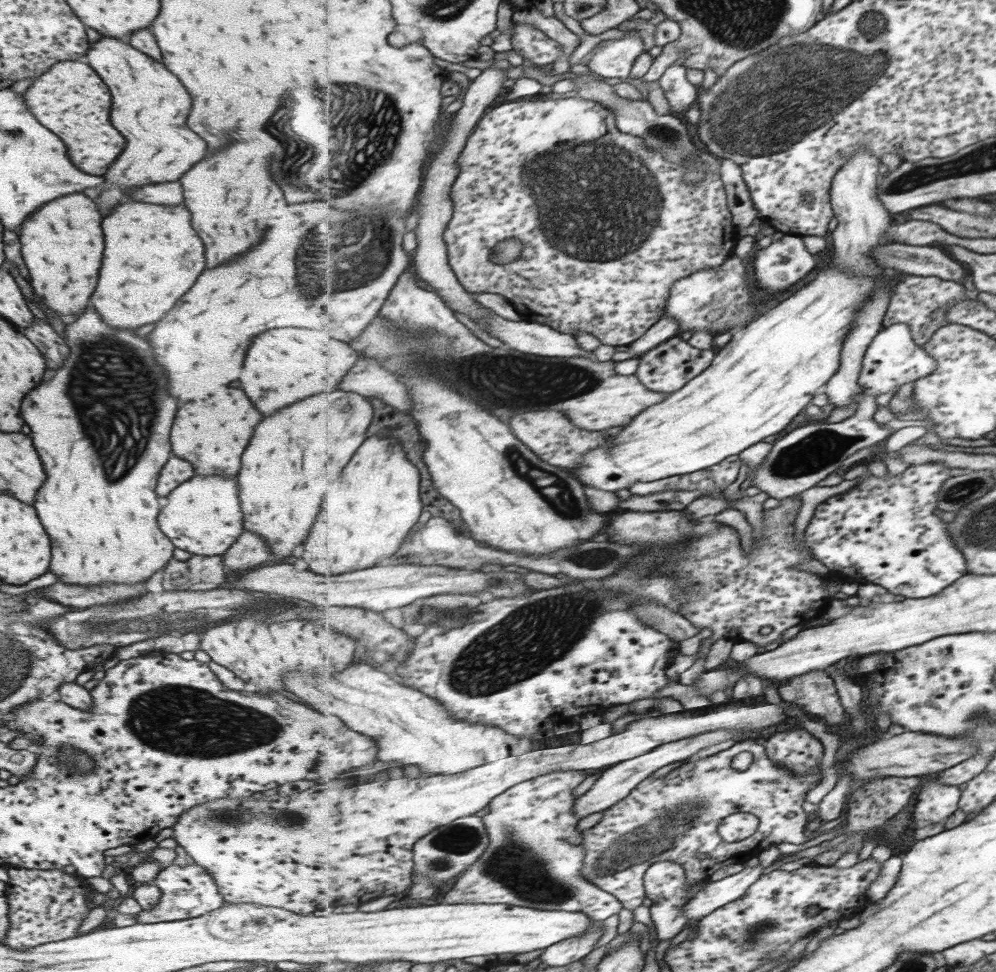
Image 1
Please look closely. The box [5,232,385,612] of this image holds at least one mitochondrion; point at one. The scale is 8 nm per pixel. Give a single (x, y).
(117, 394)

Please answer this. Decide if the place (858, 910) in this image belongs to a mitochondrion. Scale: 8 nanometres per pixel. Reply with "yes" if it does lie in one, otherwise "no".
no

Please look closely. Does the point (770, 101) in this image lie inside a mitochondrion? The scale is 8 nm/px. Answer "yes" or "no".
yes

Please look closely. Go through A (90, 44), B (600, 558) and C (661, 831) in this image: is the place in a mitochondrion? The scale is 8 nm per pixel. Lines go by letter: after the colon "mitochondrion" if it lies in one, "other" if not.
A: other
B: mitochondrion
C: mitochondrion

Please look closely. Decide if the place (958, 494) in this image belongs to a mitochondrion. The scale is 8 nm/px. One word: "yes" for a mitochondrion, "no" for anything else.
yes

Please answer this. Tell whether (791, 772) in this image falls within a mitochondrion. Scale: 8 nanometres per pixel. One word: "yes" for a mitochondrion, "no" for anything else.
no

